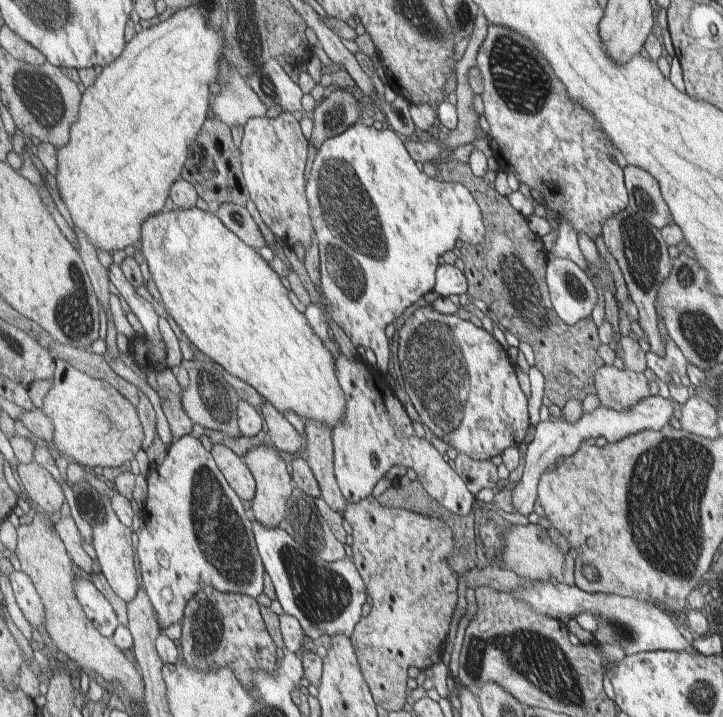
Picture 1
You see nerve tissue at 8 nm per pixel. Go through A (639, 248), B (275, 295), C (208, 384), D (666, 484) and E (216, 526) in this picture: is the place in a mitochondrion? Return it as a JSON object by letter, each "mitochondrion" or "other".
{"A":"mitochondrion","B":"other","C":"mitochondrion","D":"mitochondrion","E":"mitochondrion"}

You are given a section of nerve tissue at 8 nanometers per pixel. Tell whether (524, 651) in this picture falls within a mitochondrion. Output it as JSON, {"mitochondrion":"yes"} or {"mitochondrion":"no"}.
{"mitochondrion":"yes"}

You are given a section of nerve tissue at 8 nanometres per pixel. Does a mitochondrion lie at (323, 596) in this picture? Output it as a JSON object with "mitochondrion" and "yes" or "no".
{"mitochondrion":"yes"}

